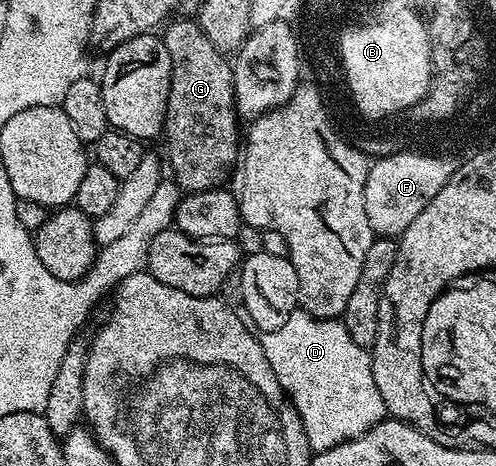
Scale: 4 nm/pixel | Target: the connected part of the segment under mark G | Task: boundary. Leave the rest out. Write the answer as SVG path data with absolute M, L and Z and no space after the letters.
M181 18L185 20L170 19L168 23L164 25L165 32L163 31L163 39L167 46L167 54L171 58L173 63L173 69L171 70L171 90L169 91L169 97L167 98L167 114L165 115L165 126L163 129L163 141L165 140L165 148L169 151L169 164L167 160L167 168L171 173L172 179L182 188L186 193L190 192L202 192L208 188L218 187L222 183L221 180L229 172L229 167L236 165L239 160L239 136L237 140L237 123L239 123L239 117L237 115L237 107L235 106L235 90L233 89L233 70L230 61L226 59L223 53L212 44L207 34L198 24L198 21L193 18Z

